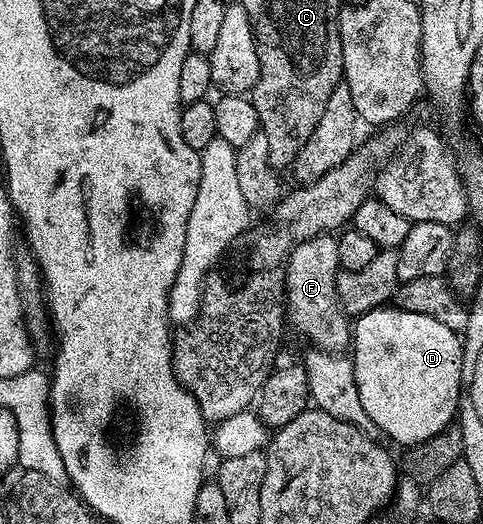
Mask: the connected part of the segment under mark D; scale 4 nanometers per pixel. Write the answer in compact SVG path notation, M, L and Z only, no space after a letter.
M393 306L373 308L357 317L352 324L354 377L356 390L360 390L360 406L364 406L364 414L368 414L371 425L401 446L416 446L432 438L432 434L440 434L451 427L460 412L463 343L463 337L448 330L444 322Z

